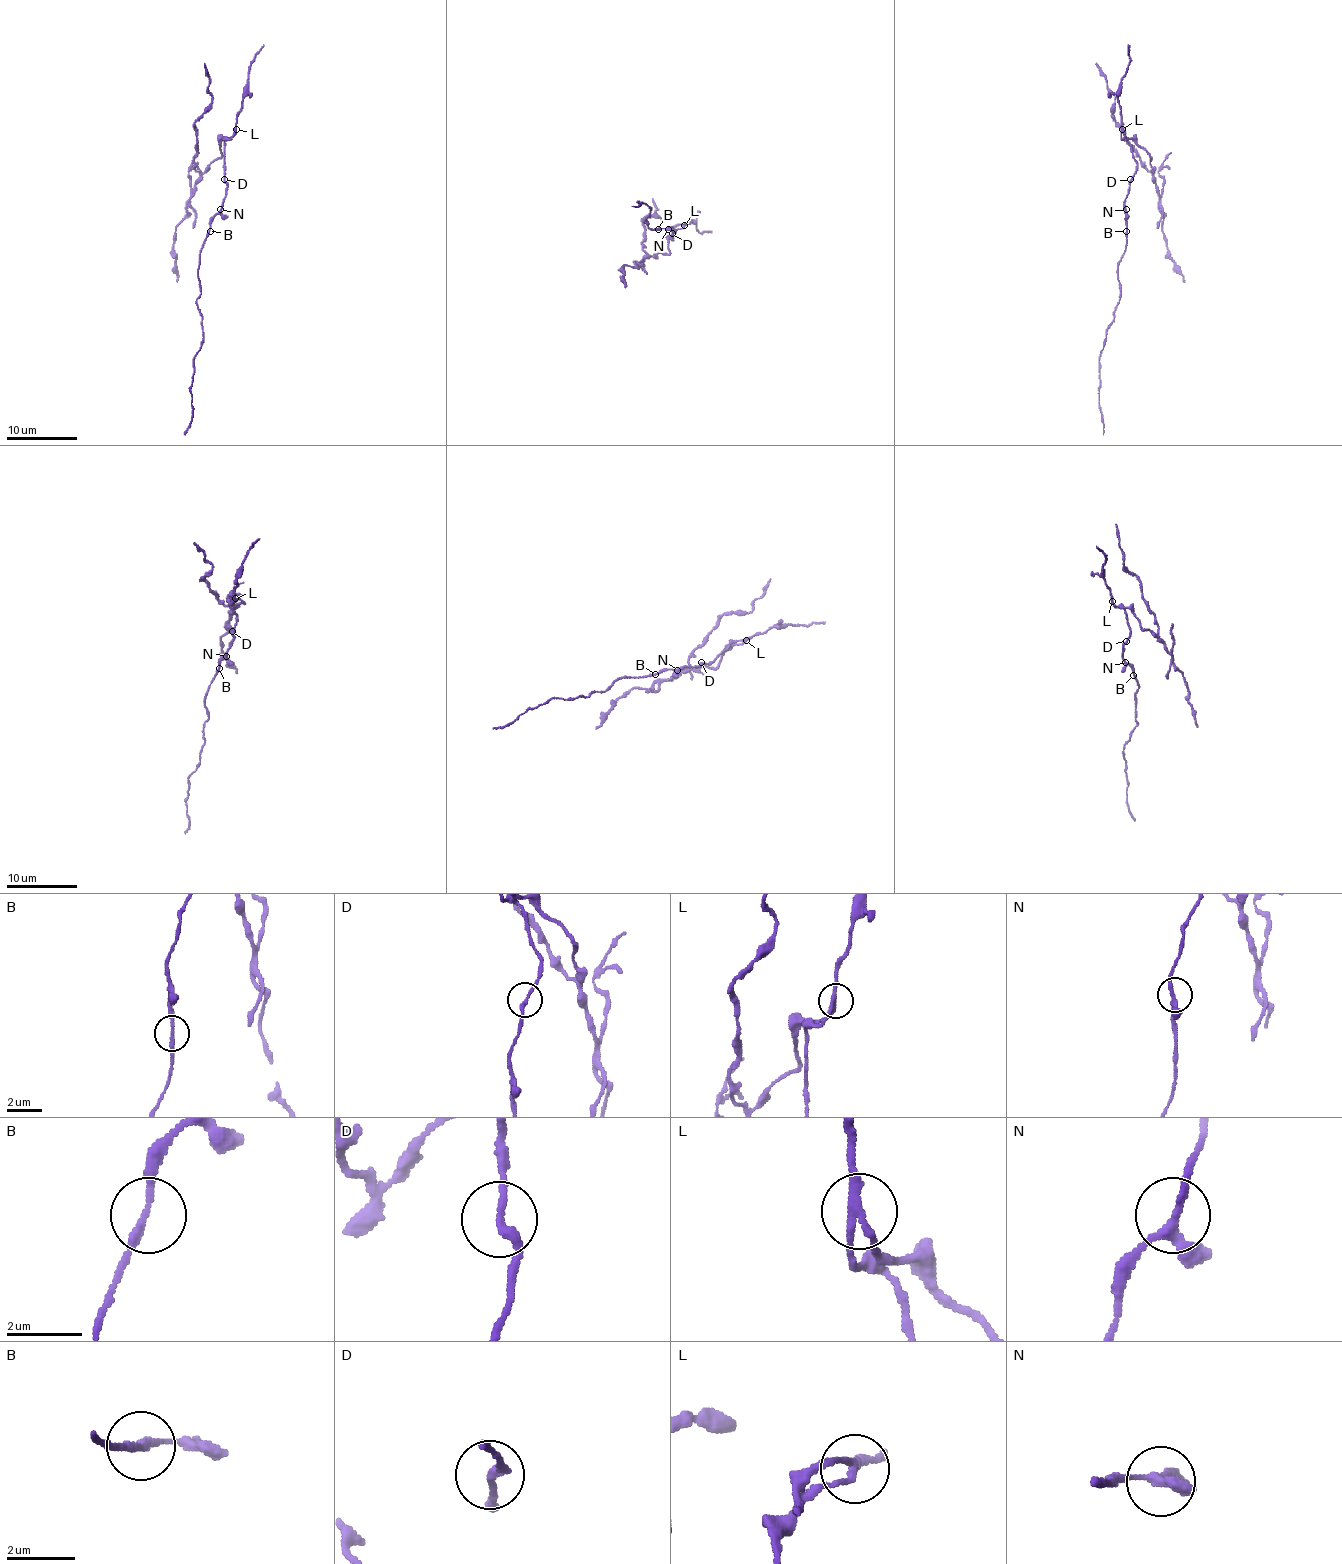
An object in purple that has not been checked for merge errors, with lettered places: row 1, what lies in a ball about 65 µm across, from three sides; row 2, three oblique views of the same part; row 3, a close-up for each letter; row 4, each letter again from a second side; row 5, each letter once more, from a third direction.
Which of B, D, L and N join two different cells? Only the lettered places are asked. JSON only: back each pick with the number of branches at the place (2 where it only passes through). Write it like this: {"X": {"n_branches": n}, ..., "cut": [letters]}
{"L": {"n_branches": 3}, "cut": ["L"]}

